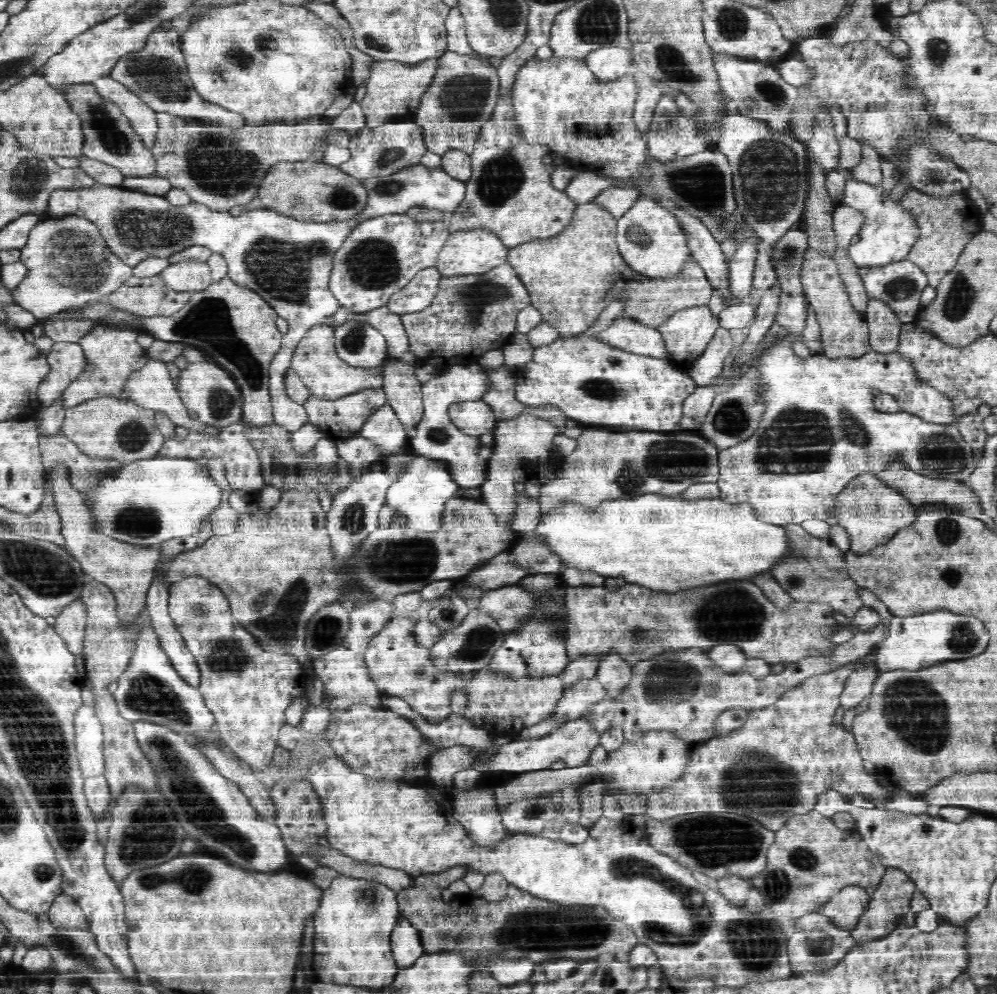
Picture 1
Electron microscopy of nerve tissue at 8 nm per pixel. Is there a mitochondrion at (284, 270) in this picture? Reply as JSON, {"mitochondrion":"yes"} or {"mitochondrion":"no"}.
{"mitochondrion":"yes"}

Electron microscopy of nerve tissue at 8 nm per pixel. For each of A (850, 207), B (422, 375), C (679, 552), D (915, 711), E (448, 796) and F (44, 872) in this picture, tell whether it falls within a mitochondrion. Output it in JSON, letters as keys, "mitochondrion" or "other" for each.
{"A":"other","B":"other","C":"other","D":"mitochondrion","E":"other","F":"mitochondrion"}

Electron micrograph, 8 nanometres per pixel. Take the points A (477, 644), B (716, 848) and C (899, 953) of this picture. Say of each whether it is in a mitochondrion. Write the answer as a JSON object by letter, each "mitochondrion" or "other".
{"A":"mitochondrion","B":"mitochondrion","C":"other"}

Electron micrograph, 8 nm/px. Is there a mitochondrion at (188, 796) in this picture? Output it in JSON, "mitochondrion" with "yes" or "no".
{"mitochondrion":"yes"}

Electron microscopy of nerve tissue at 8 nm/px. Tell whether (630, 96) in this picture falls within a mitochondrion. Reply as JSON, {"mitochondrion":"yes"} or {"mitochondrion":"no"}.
{"mitochondrion":"no"}

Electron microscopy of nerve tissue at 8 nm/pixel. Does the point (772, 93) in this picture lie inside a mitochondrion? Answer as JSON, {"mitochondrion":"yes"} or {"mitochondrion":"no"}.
{"mitochondrion":"yes"}

